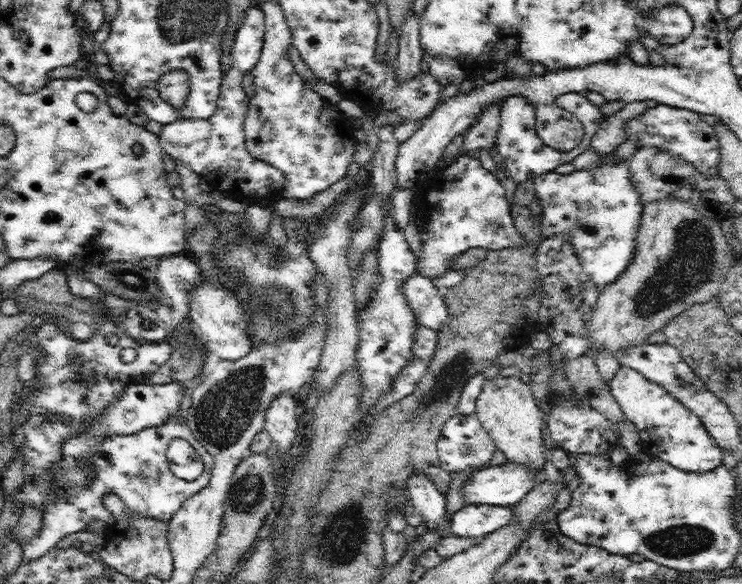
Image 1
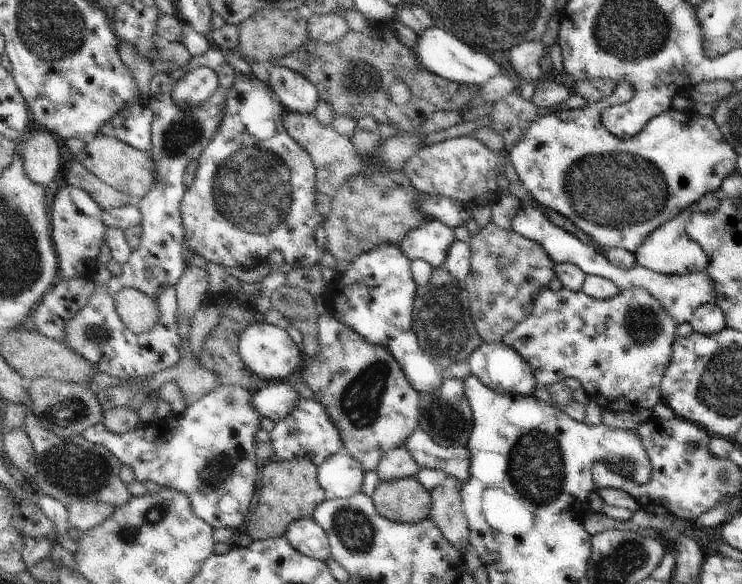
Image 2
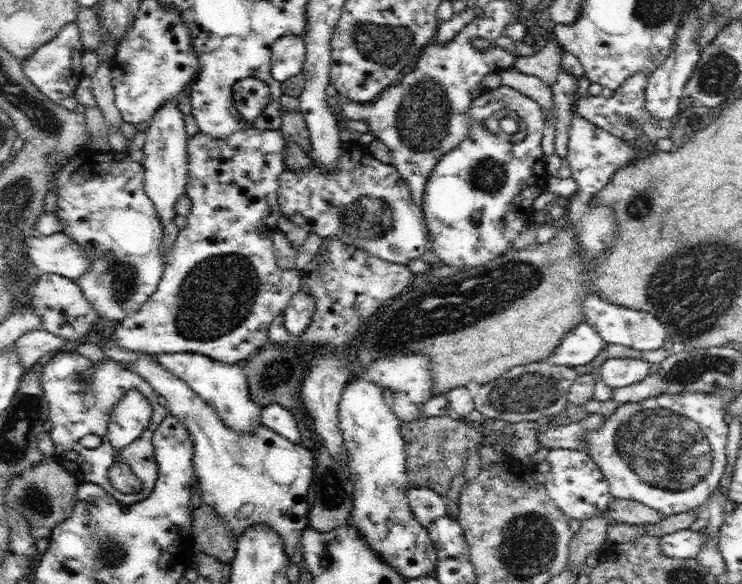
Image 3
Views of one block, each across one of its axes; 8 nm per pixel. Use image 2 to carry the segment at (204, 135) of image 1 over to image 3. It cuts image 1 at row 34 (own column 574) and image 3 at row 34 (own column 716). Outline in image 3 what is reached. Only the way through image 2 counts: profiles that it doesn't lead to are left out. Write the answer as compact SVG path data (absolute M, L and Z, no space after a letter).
M292 34L278 38L271 48L271 74L279 84L303 70L306 56L302 35Z

